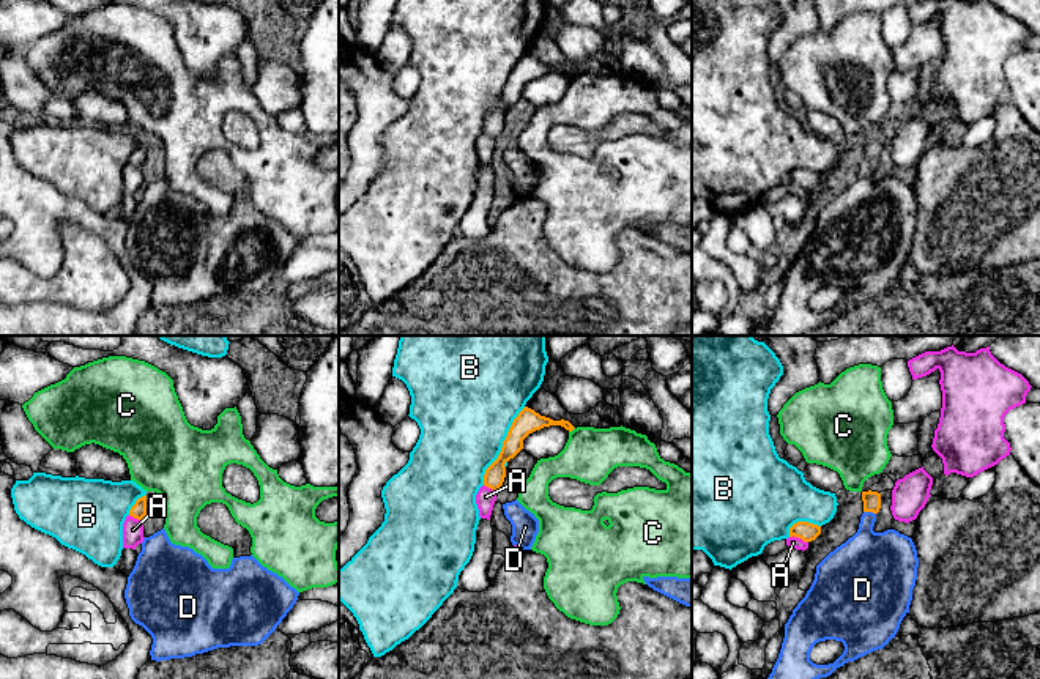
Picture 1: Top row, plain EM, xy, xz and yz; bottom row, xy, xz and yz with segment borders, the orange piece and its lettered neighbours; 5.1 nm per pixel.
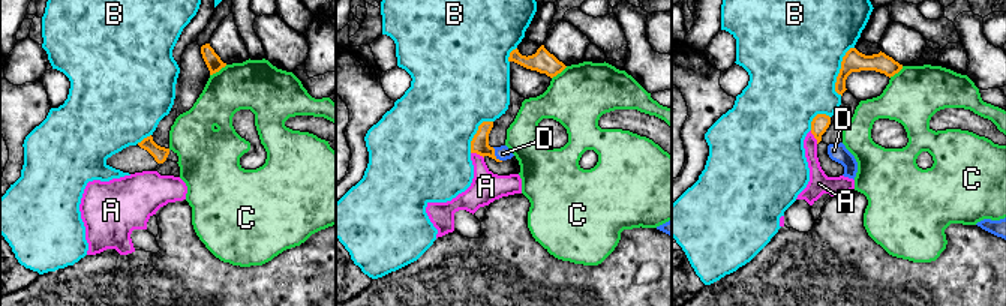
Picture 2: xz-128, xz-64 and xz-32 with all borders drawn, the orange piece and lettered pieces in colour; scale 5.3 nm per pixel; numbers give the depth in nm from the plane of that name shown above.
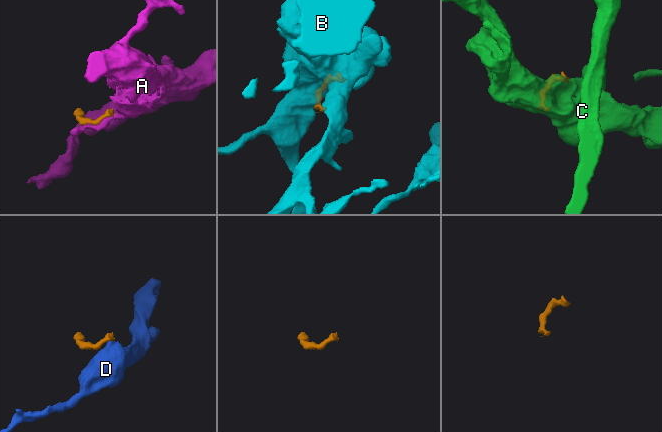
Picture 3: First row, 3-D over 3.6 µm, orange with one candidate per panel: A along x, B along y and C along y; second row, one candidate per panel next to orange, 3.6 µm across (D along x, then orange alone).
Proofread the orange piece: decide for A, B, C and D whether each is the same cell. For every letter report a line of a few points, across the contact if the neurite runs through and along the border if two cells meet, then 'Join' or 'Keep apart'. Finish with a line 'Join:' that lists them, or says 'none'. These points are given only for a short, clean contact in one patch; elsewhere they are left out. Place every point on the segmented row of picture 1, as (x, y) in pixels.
A: Line: yz (790, 536), (798, 536), (807, 542). Keep apart
B: Keep apart
C: Line: xz (574, 427), (569, 432). Keep apart
D: Line: yz (872, 500), (870, 511), (867, 520), (869, 560). Join
Join: D

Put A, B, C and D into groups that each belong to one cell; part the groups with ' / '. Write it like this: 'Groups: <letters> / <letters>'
Groups: A / B / C / D

